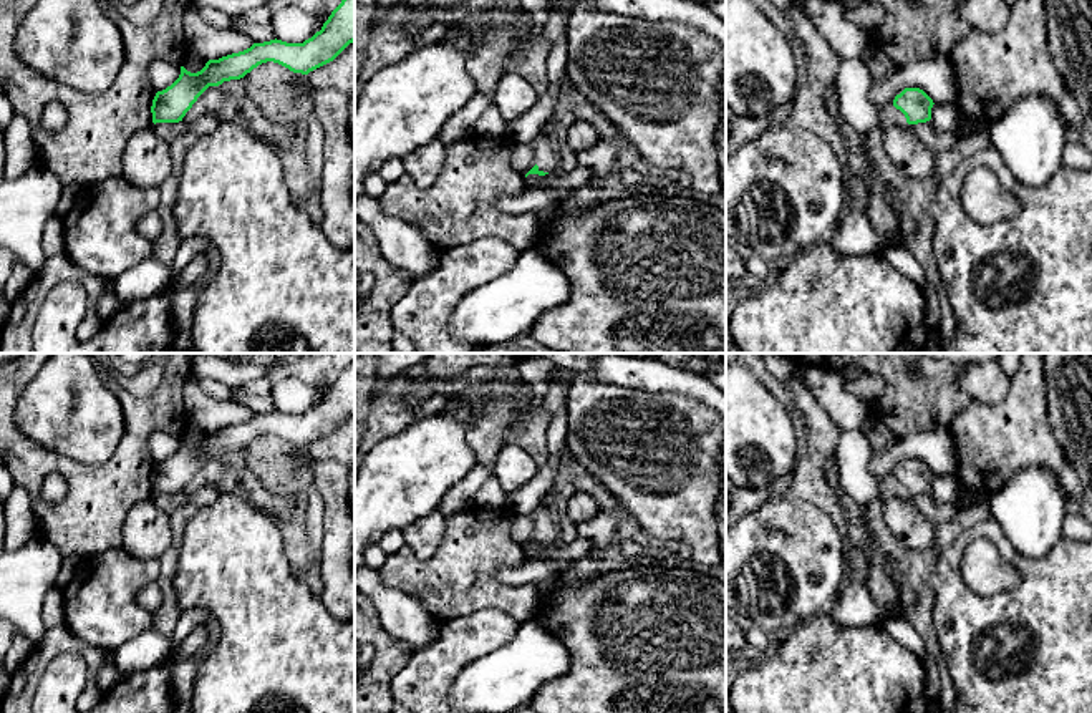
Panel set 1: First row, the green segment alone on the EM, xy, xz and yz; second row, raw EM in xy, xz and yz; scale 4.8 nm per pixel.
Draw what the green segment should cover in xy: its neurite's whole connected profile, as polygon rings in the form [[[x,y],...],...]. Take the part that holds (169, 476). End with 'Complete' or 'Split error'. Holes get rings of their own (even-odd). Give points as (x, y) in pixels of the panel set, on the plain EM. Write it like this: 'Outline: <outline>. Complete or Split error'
Outline: [[[355,361],[331,383],[321,401],[303,415],[270,411],[254,415],[250,420],[209,431],[205,438],[191,444],[181,438],[179,449],[162,463],[157,463],[151,484],[152,494],[179,494],[197,469],[209,459],[224,453],[240,451],[262,434],[273,433],[293,444],[310,443],[333,433],[355,413]]]. Complete

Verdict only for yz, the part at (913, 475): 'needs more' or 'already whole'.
already whole

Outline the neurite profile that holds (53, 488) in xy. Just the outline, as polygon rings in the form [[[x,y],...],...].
[[[50,473],[40,487],[40,496],[45,502],[56,504],[65,499],[68,492],[68,483],[58,473]]]

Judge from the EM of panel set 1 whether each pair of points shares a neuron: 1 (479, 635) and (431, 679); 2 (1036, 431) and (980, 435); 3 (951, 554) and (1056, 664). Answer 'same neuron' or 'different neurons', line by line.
1: same neuron
2: same neuron
3: same neuron

